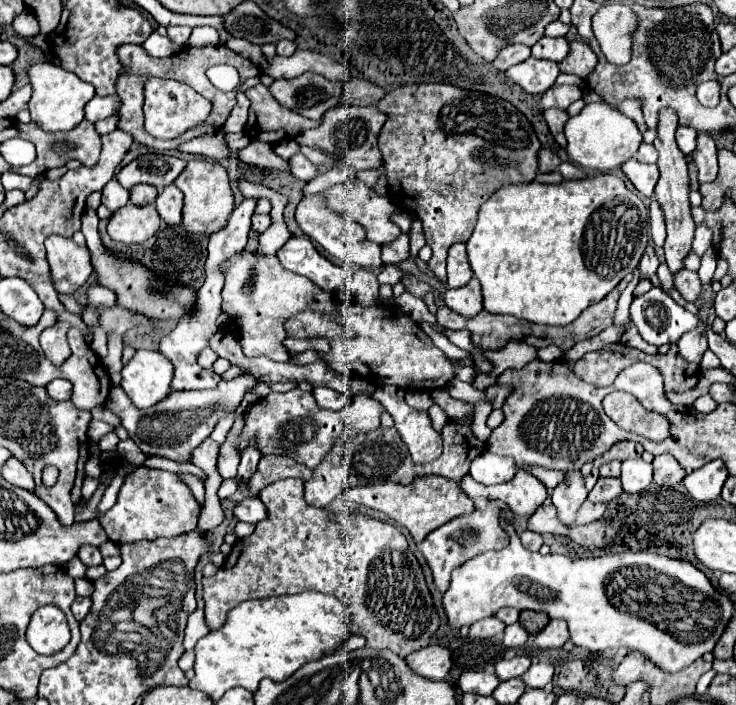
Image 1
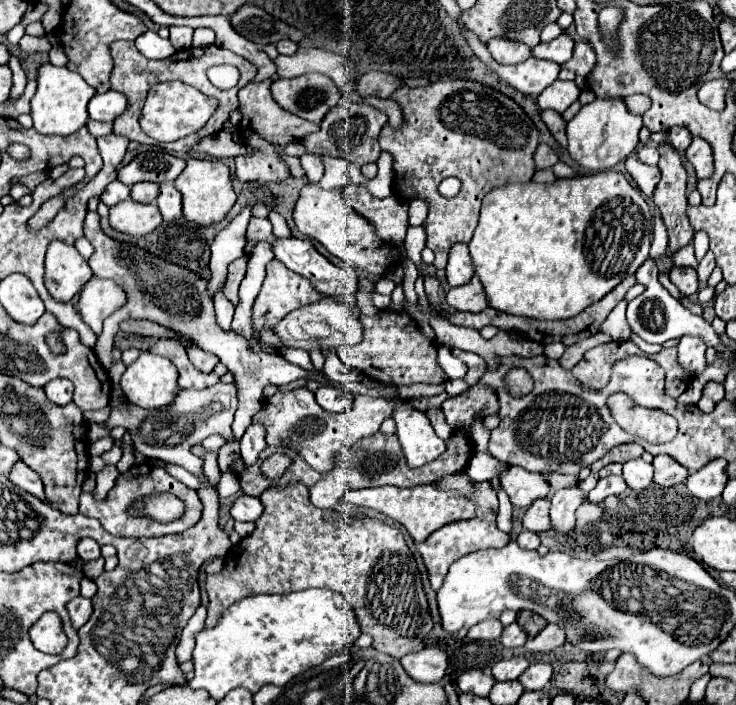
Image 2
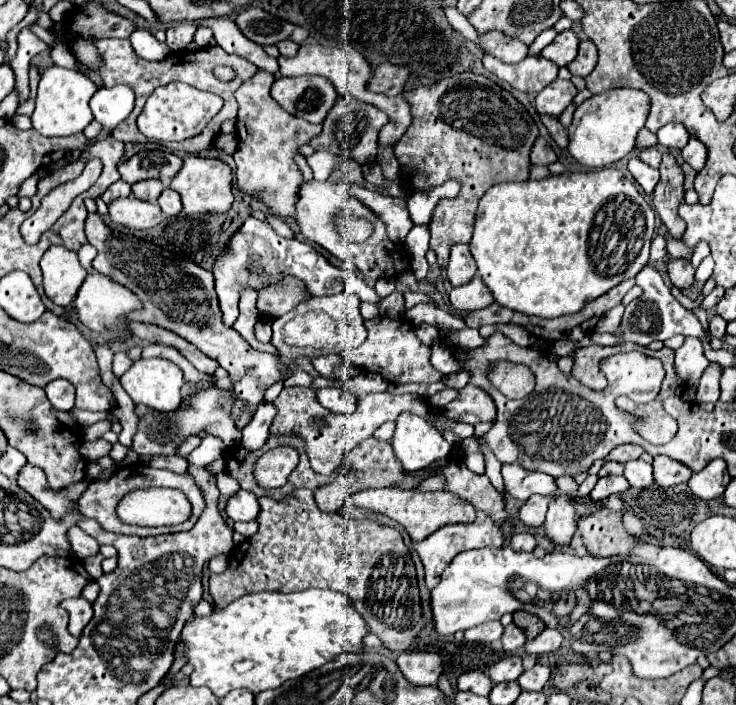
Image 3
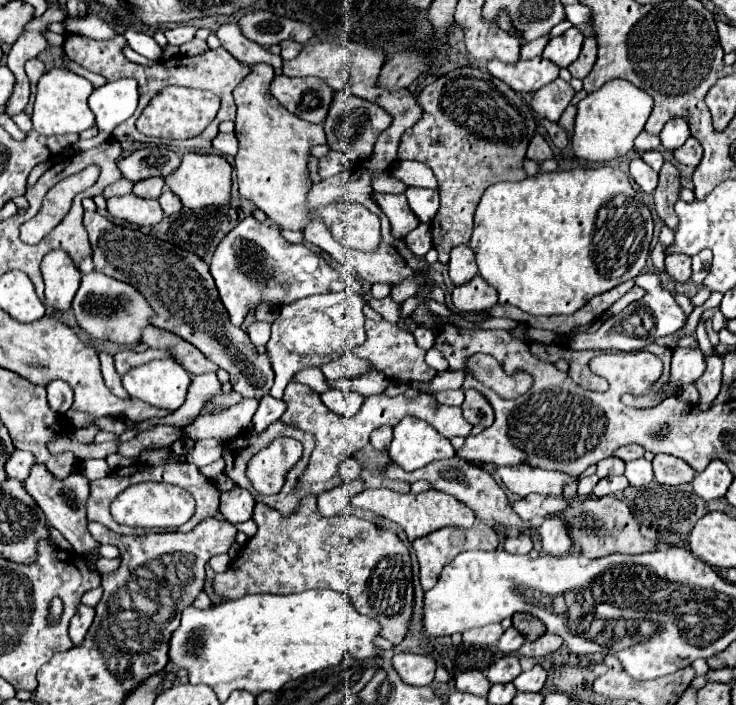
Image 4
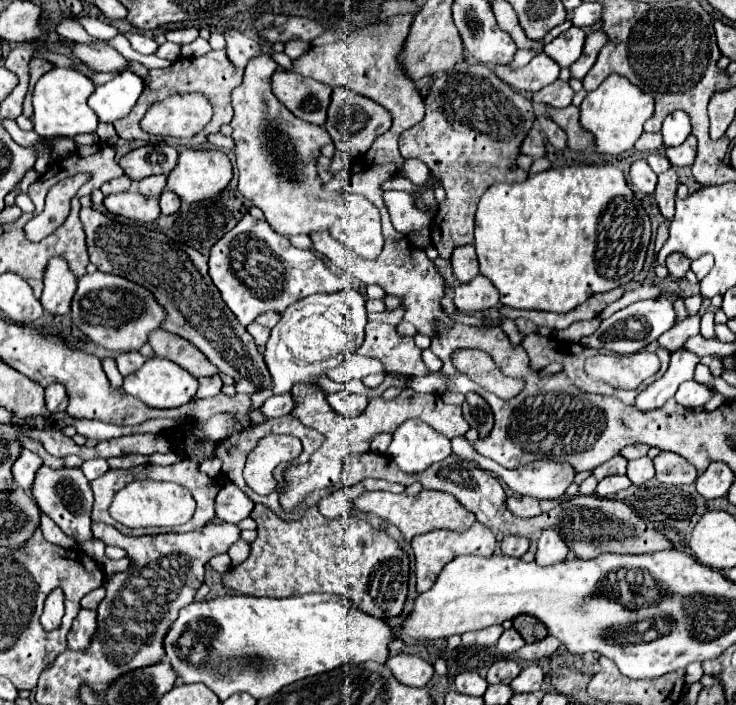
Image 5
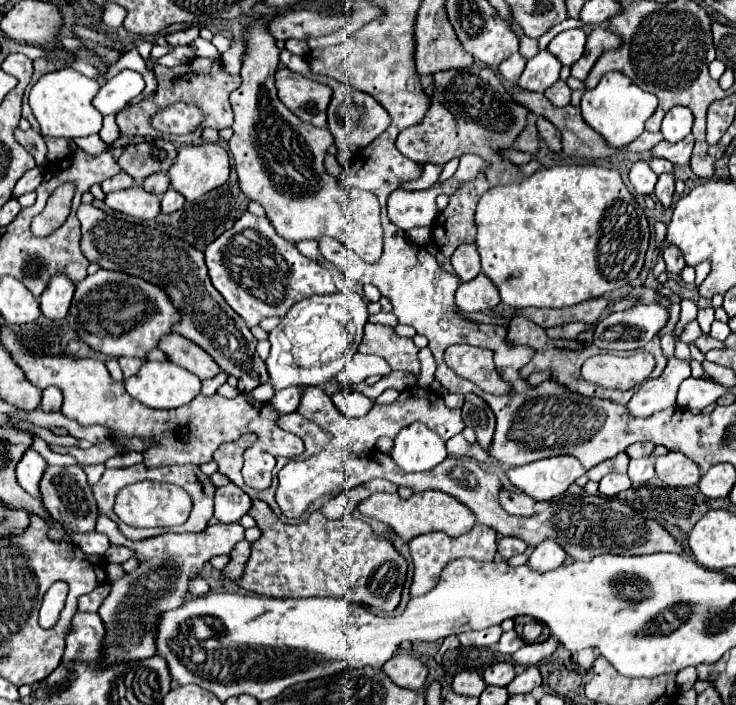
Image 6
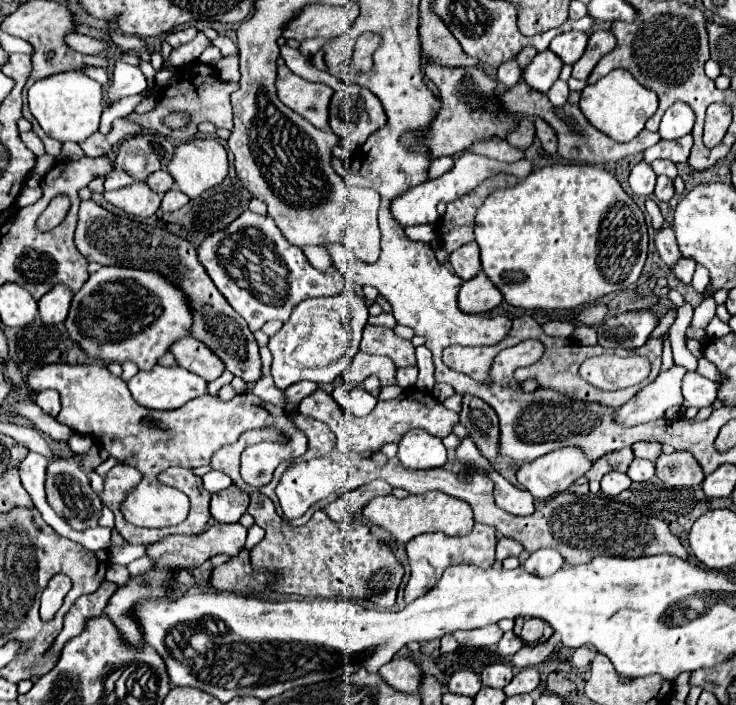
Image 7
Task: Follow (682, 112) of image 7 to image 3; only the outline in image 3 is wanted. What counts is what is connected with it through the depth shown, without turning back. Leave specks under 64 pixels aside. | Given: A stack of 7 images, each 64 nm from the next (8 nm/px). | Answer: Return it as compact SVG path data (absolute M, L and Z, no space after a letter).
M666 124L656 132L656 136L658 136L658 142L668 150L684 148L684 144L688 144L688 138L690 138L684 124Z

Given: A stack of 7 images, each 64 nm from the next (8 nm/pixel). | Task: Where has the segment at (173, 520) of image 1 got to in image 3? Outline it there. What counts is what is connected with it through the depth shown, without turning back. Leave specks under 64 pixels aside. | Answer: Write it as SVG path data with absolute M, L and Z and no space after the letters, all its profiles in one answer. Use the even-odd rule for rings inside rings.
M136 462L136 464L132 464L132 466L118 468L108 480L92 480L90 486L88 486L88 490L86 490L84 496L80 498L80 504L78 504L78 506L80 506L80 512L86 514L86 518L98 520L98 522L104 526L104 530L108 530L108 532L136 534L136 536L156 536L156 534L186 532L186 530L190 530L190 528L198 522L200 514L204 512L206 500L204 500L202 492L197 486L194 477L188 471L186 471L185 474L179 475L174 474L174 472L168 472L168 470L156 470L156 468L152 468L152 466L146 466L146 464L142 464L142 462ZM146 486L170 486L170 488L184 490L184 494L186 494L188 500L192 502L192 516L190 516L190 520L186 520L184 524L178 524L178 526L164 526L164 528L140 528L140 526L128 526L128 524L120 522L120 520L116 518L116 514L114 514L114 508L116 508L116 504L120 502L120 498L122 498L126 492L130 492L130 490L146 488Z

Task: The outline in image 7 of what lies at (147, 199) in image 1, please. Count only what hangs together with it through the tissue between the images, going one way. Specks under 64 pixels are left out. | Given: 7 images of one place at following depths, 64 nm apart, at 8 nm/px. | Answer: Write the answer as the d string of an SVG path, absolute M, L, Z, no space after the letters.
M158 170L148 178L148 186L156 192L156 194L164 194L172 188L174 178L168 174L168 170Z

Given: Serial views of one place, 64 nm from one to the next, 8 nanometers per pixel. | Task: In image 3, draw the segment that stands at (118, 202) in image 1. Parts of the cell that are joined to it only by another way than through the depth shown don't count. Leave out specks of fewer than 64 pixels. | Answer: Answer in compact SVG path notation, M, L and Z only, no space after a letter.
M118 180L102 194L102 200L106 204L110 204L114 198L124 198L124 196L130 196L130 184L124 182L124 180Z

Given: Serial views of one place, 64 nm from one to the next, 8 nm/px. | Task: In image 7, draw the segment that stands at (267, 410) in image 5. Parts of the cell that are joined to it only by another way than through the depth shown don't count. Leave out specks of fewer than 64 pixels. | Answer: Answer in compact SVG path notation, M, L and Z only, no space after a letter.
M304 380L304 382L298 382L298 384L292 384L290 388L286 388L286 398L294 404L298 404L300 400L304 400L306 396L314 394L318 390L318 384L316 382L310 382L310 380Z

